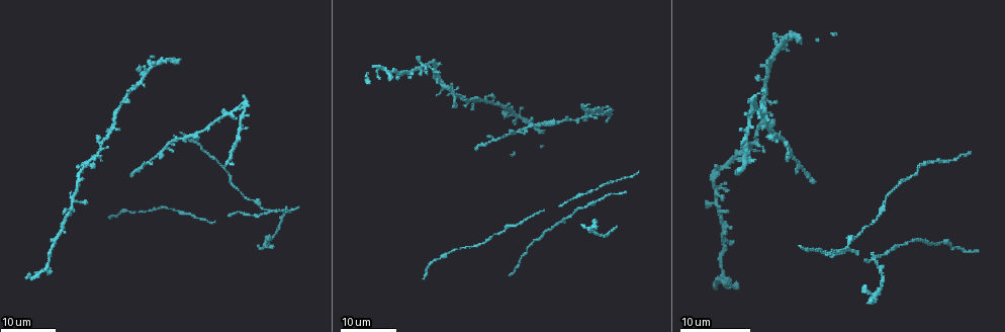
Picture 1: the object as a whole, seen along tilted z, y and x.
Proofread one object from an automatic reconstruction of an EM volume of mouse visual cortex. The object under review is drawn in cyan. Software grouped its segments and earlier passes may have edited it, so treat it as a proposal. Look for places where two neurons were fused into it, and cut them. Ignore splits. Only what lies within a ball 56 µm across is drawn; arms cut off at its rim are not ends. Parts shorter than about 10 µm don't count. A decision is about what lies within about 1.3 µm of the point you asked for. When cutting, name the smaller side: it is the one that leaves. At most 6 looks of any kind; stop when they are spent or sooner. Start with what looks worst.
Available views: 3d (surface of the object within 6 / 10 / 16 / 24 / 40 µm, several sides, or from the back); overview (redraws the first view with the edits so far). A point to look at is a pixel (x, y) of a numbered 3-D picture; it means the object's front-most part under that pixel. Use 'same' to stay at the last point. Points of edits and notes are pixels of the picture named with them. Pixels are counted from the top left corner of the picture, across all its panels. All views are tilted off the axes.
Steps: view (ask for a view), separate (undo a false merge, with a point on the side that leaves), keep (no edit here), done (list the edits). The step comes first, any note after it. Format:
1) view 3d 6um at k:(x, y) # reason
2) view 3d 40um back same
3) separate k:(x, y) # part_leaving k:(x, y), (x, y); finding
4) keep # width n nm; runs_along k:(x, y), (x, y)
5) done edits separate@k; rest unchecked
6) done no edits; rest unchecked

view 3d 24um at 1:(454, 96) # four-way junction

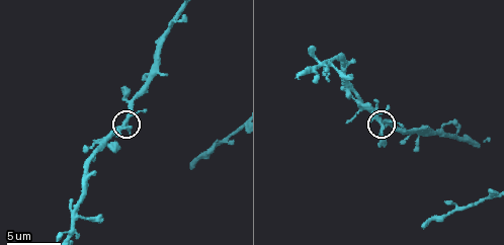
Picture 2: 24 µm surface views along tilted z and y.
view 3d 10um at 2:(381, 122)

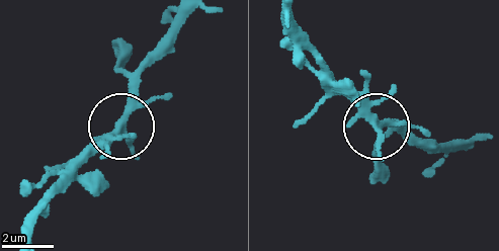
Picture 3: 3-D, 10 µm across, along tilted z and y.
view 3d 10um back at 3:(122, 122) # other side

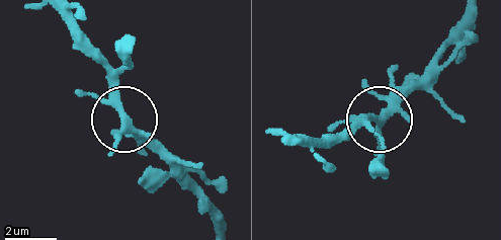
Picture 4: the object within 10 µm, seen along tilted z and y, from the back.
keep # width 260 nm; one neuron here

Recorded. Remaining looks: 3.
view 3d 10um at 2:(456, 207) # three-way junction

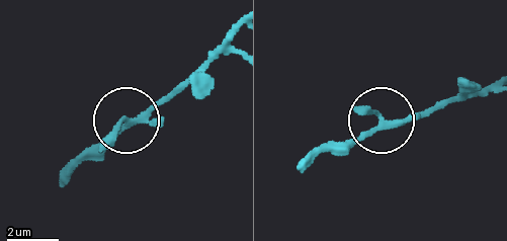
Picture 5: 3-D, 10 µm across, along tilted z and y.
view 3d 6um at 5:(378, 118)

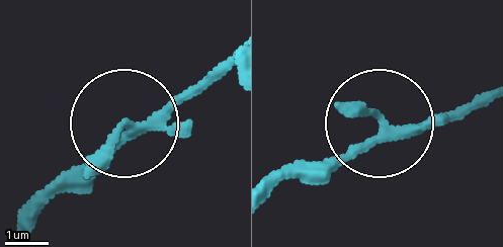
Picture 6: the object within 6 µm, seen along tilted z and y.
keep # arms 3; runs_along 6:(227, 55), (120, 129), (70, 180); all the same neuron

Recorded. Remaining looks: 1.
view 3d 10um at 2:(316, 67) # sudden change in width

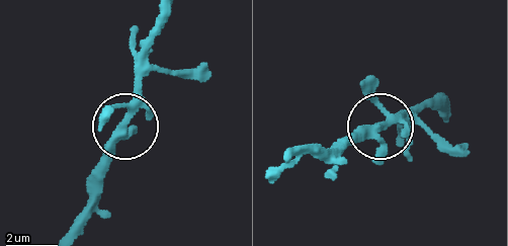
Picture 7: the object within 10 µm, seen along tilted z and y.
keep # all the same neuron

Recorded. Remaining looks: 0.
done no edits; rest unchecked

